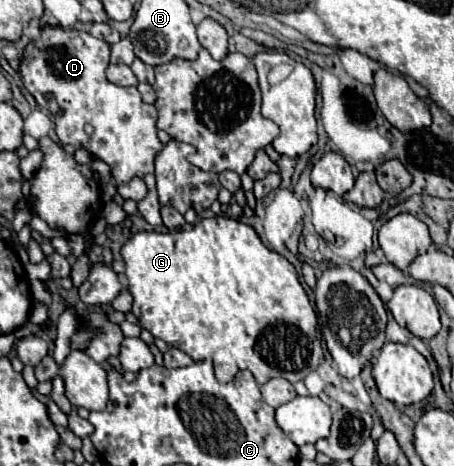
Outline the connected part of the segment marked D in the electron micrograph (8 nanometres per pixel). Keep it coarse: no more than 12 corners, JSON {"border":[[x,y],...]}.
{"border":[[44,27],[20,65],[62,145],[116,183],[154,173],[158,113],[110,45]]}

